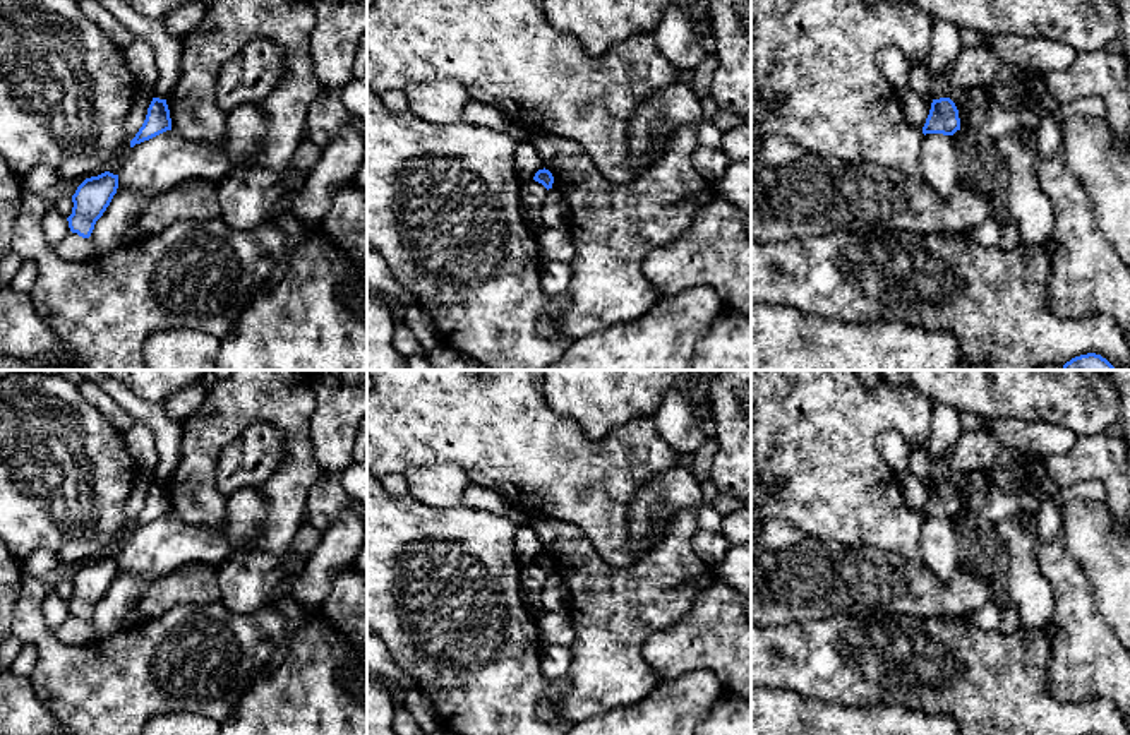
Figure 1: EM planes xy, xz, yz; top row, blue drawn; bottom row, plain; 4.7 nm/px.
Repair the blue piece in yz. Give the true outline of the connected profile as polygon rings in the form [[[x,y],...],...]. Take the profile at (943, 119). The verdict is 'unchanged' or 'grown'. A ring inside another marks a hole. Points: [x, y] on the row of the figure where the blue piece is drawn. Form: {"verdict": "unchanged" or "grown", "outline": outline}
{"verdict": "unchanged", "outline": [[[950,98],[933,99],[923,134],[953,135],[960,130],[960,118],[955,103]]]}

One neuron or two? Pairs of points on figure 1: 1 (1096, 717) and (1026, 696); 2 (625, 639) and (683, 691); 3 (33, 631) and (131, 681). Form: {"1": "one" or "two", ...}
{"1": "one", "2": "two", "3": "one"}

